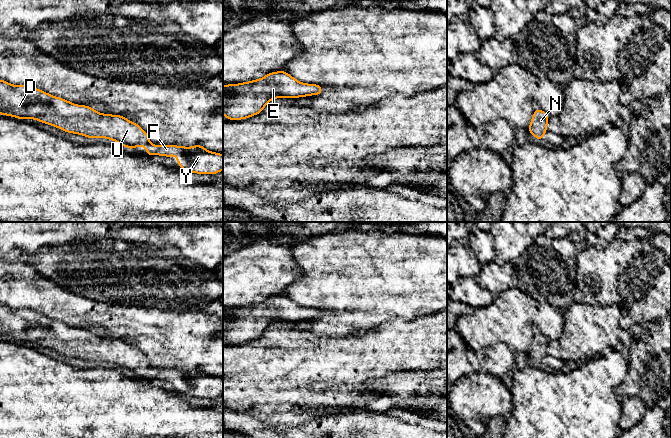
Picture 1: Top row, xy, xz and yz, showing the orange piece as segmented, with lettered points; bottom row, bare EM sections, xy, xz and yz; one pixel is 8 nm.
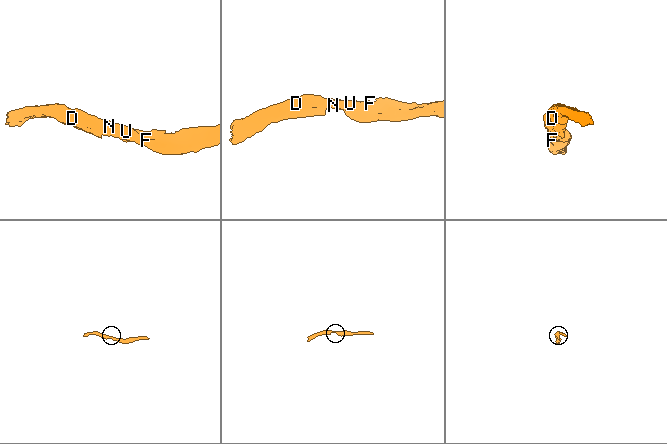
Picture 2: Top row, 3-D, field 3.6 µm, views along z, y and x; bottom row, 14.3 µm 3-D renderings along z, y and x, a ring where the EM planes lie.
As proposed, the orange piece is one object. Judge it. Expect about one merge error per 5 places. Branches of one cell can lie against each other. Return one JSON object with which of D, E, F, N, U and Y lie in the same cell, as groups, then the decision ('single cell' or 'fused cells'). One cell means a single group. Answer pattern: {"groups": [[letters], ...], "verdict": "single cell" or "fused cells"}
{"groups": [["D", "E", "F", "N", "U", "Y"]], "verdict": "single cell"}

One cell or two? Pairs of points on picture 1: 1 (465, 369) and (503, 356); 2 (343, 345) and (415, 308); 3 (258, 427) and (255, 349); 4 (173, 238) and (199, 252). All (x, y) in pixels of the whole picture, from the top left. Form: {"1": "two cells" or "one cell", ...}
{"1": "one cell", "2": "two cells", "3": "two cells", "4": "one cell"}

